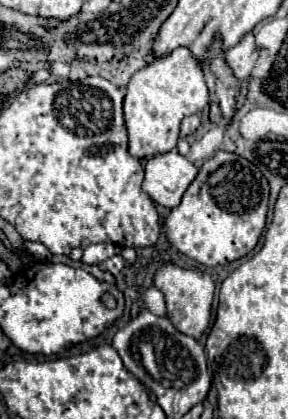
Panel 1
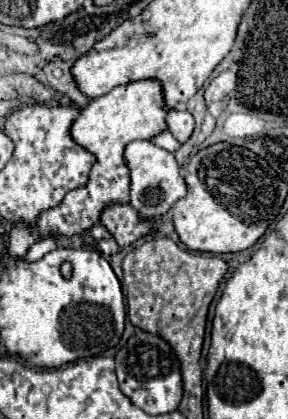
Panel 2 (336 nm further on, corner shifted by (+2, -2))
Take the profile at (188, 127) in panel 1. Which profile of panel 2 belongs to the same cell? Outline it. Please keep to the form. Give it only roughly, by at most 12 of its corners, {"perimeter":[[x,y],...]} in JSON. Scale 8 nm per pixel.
{"perimeter":[[170,110],[166,128],[184,144],[194,130],[186,110]]}

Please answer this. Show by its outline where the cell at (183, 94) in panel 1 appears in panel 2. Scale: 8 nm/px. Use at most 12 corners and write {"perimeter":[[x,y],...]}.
{"perimeter":[[156,80],[116,86],[80,110],[72,140],[94,158],[62,204],[18,220],[8,256],[92,228],[128,202],[124,148],[166,130]]}

